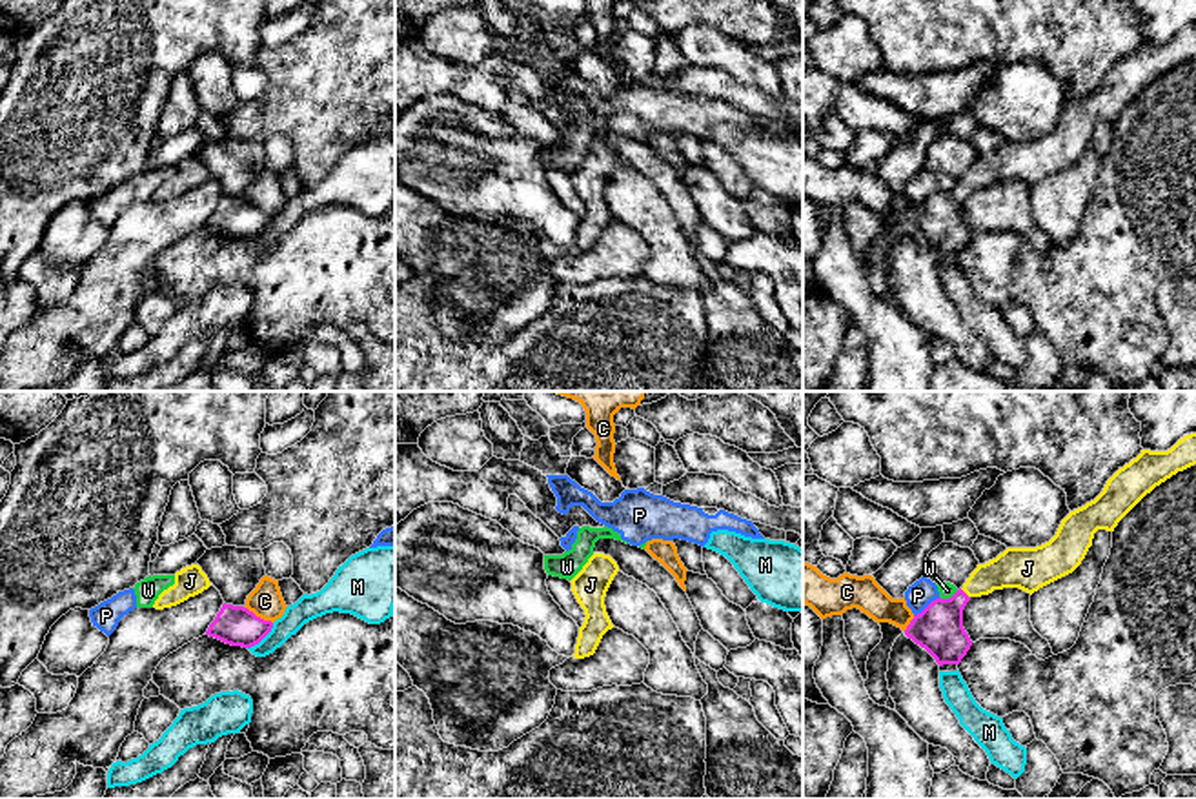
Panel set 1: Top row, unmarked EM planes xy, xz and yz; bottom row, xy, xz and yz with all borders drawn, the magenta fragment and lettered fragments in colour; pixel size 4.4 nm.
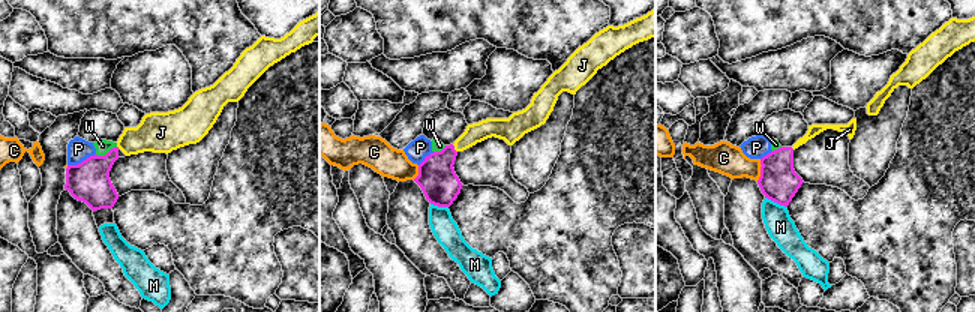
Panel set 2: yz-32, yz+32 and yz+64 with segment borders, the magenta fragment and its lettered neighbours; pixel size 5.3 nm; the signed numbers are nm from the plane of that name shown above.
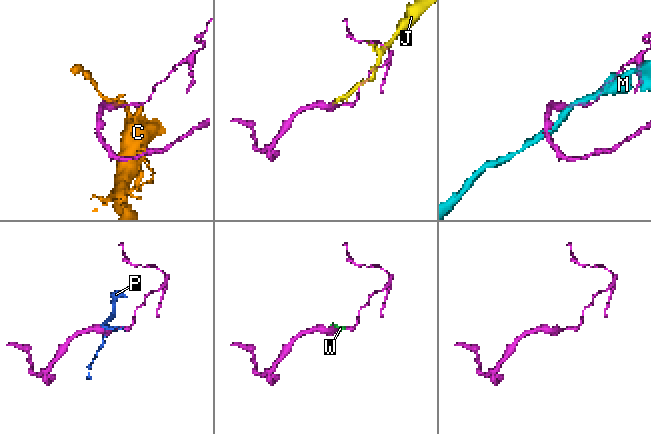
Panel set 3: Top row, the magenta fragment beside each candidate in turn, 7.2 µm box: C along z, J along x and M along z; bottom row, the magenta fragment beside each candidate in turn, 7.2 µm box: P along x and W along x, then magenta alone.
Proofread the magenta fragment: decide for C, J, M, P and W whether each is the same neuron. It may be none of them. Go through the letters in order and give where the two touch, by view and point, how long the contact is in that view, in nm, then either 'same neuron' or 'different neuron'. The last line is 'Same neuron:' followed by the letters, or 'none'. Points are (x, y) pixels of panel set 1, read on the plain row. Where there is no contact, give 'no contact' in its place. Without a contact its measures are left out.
C: contact xy (255, 208); length 150 nm; different neuron
J: contact yz (965, 186); length 60 nm; same neuron
M: contact xy (263, 230); length 170 nm; different neuron
P: contact yz (929, 197); length 150 nm; different neuron
W: contact yz (951, 190); length 90 nm; different neuron
Same neuron: J

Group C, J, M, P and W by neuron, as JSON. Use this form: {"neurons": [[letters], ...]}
{"neurons": [["C"], ["J"], ["M"], ["P", "W"]]}

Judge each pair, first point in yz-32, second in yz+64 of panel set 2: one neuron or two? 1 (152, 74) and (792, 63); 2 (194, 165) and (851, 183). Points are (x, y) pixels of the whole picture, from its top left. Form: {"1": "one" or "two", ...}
{"1": "two", "2": "two"}

